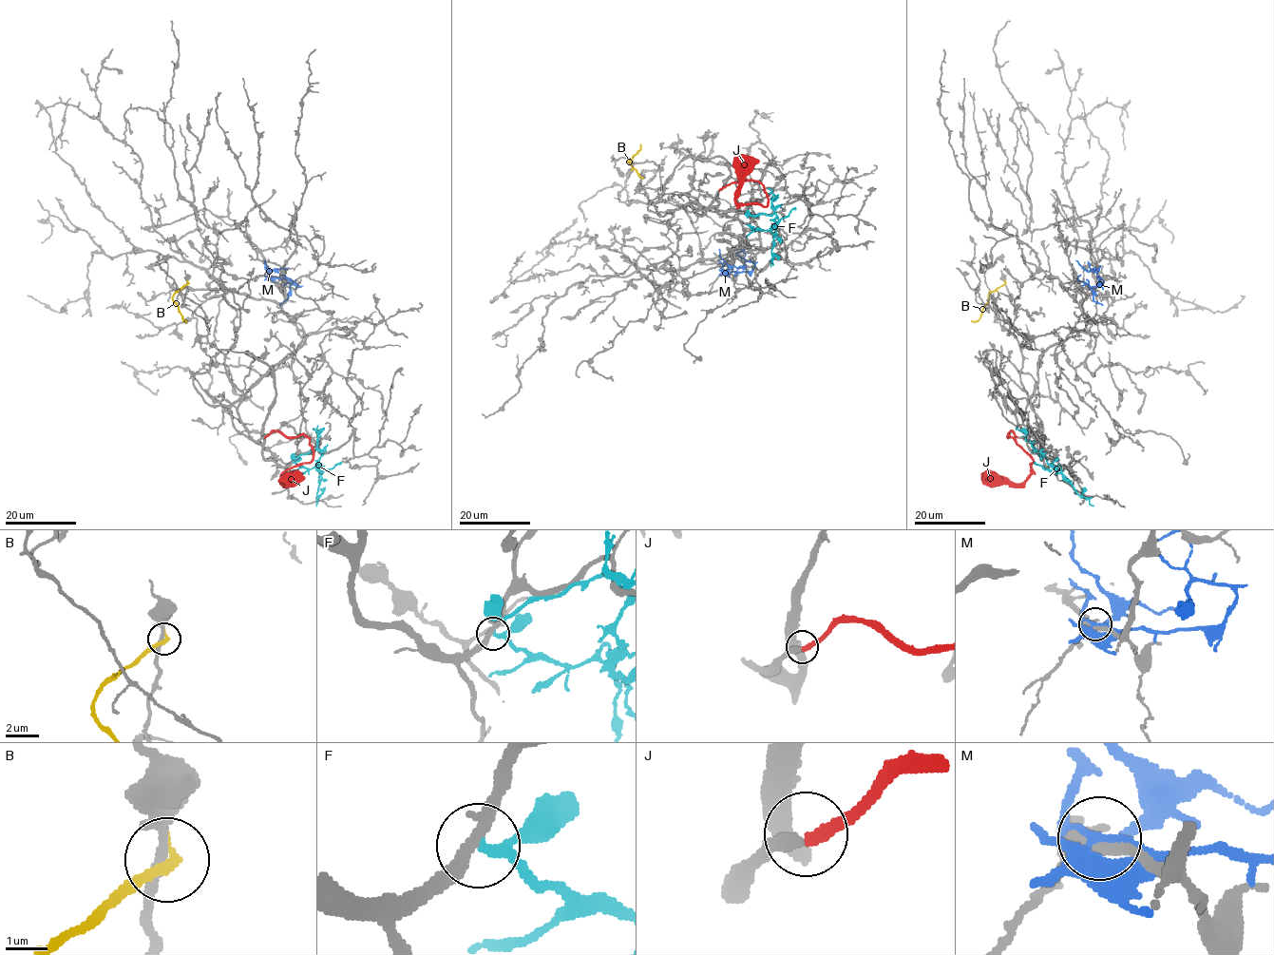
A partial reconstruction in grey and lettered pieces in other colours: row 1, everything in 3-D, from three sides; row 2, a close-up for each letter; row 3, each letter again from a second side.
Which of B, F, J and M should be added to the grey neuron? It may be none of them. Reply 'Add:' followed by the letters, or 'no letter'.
Add: J

